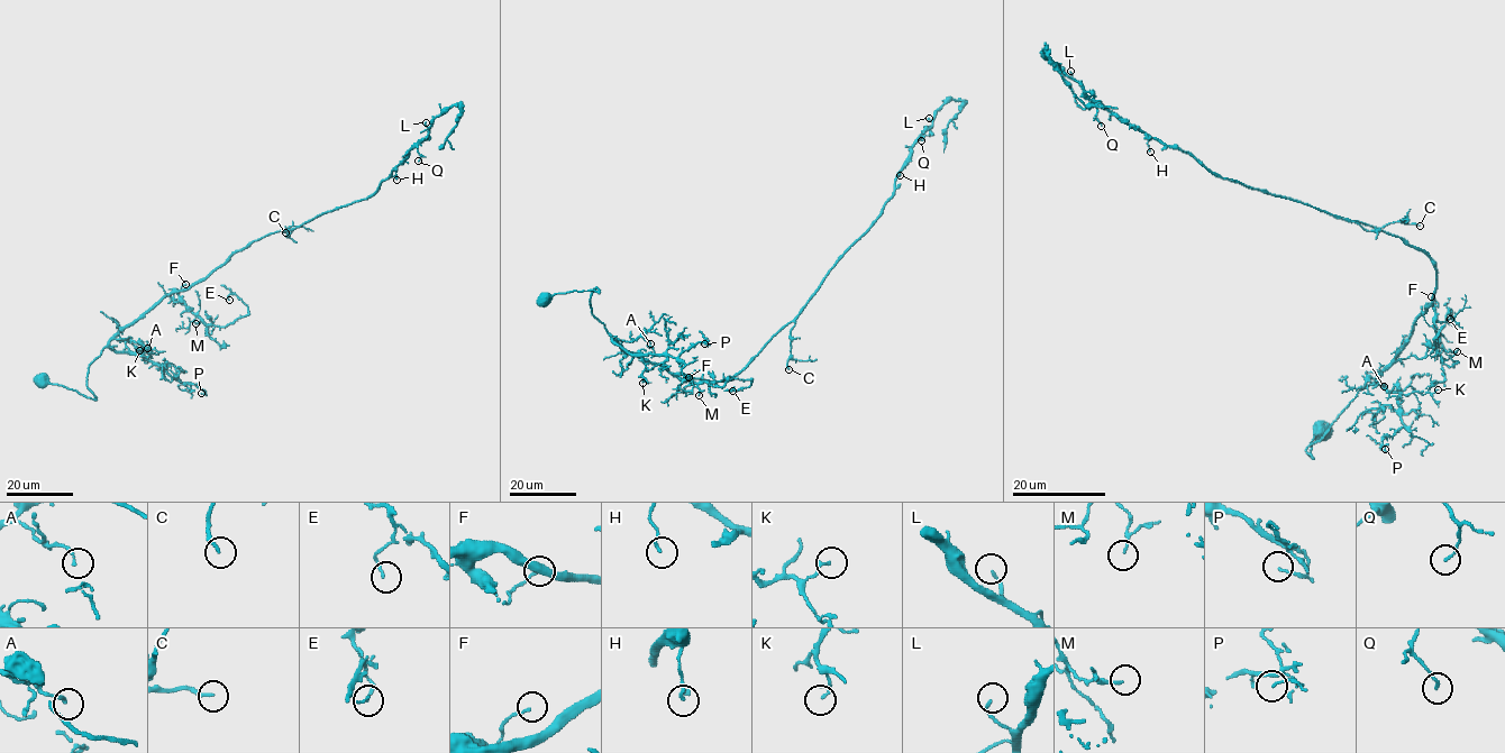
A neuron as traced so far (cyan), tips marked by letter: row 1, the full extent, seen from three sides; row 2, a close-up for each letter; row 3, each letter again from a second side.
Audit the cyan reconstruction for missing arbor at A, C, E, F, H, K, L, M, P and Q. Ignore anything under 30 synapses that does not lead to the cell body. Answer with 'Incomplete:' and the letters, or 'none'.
Incomplete: C

